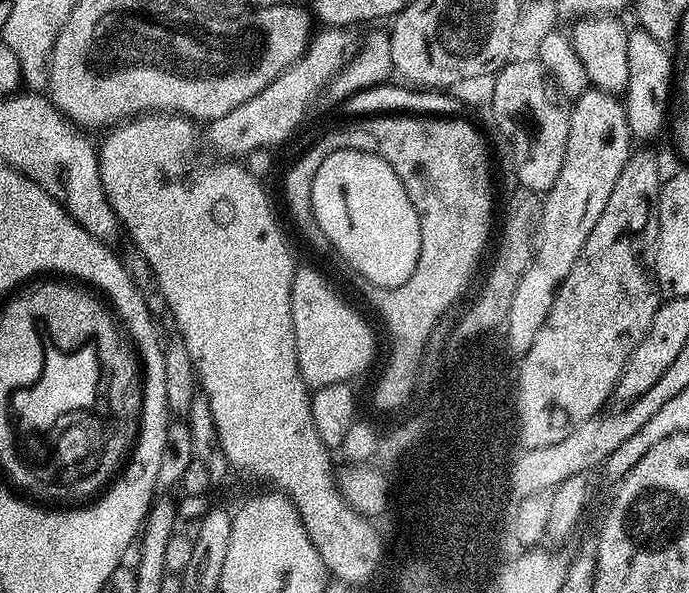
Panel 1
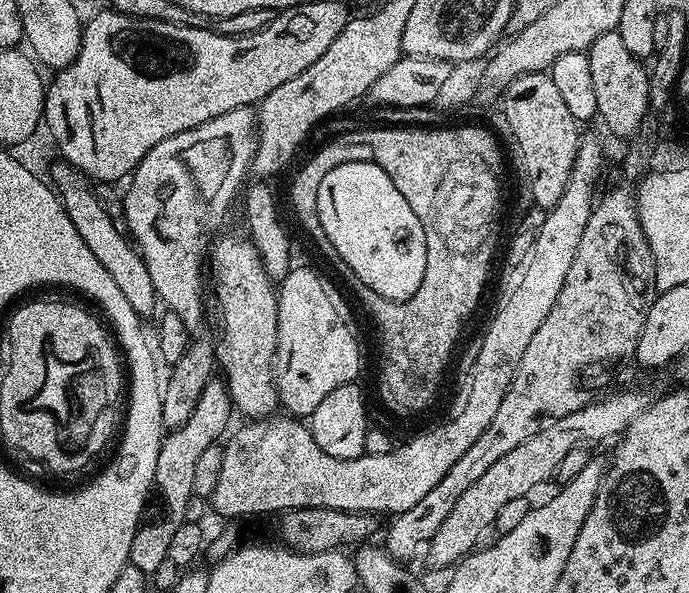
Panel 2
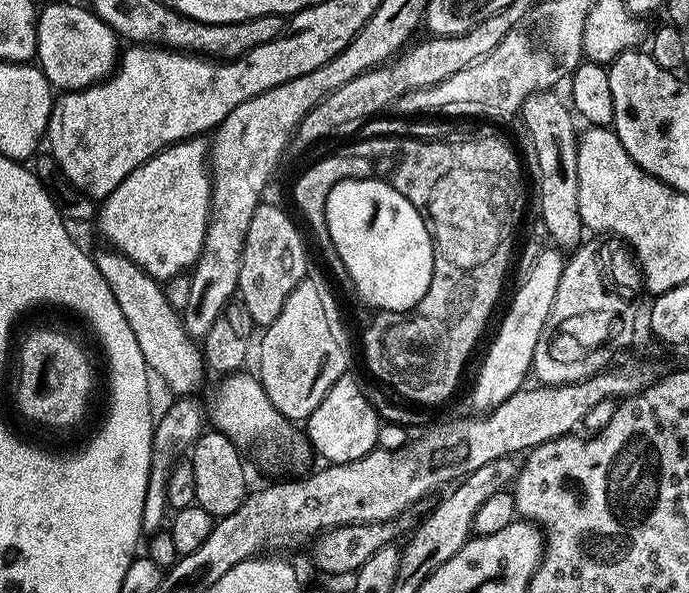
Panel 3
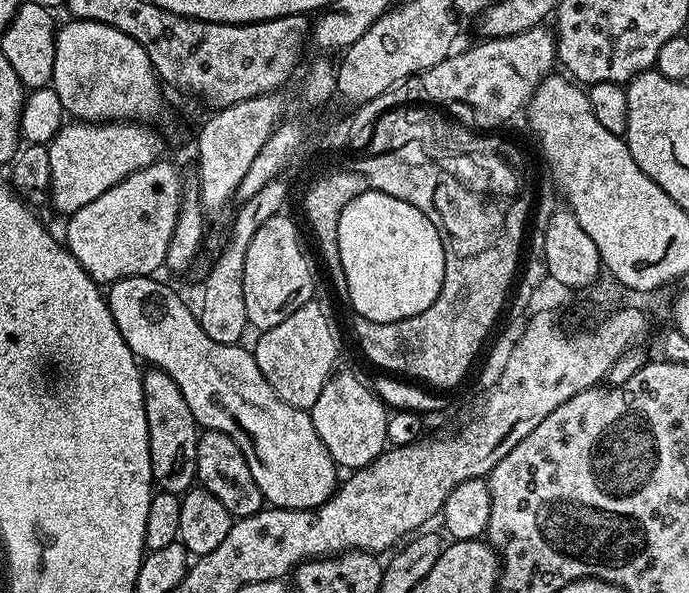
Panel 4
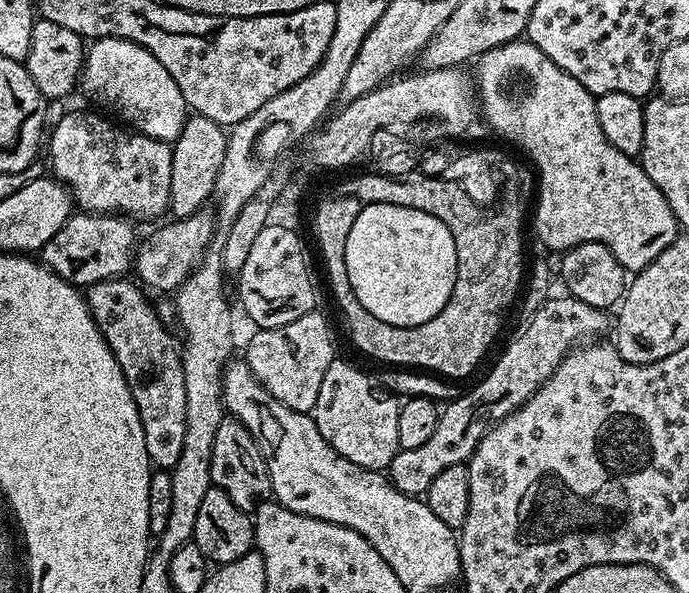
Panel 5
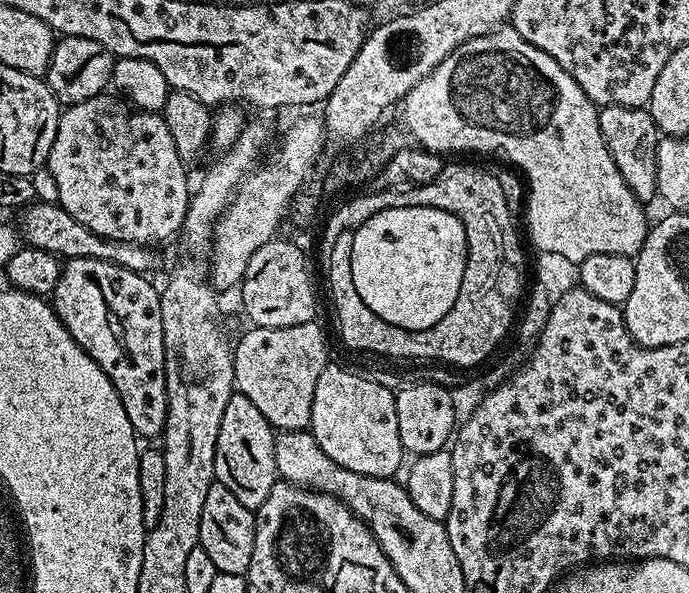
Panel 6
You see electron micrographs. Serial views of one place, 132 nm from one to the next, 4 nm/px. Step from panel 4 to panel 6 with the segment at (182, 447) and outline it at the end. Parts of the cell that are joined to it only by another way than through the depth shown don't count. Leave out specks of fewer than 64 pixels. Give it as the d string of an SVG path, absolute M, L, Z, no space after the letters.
M74 257L61 267L50 303L74 342L102 366L114 390L118 390L137 437L145 436L152 442L155 436L164 435L167 388L160 292L147 279L147 275L110 261Z

